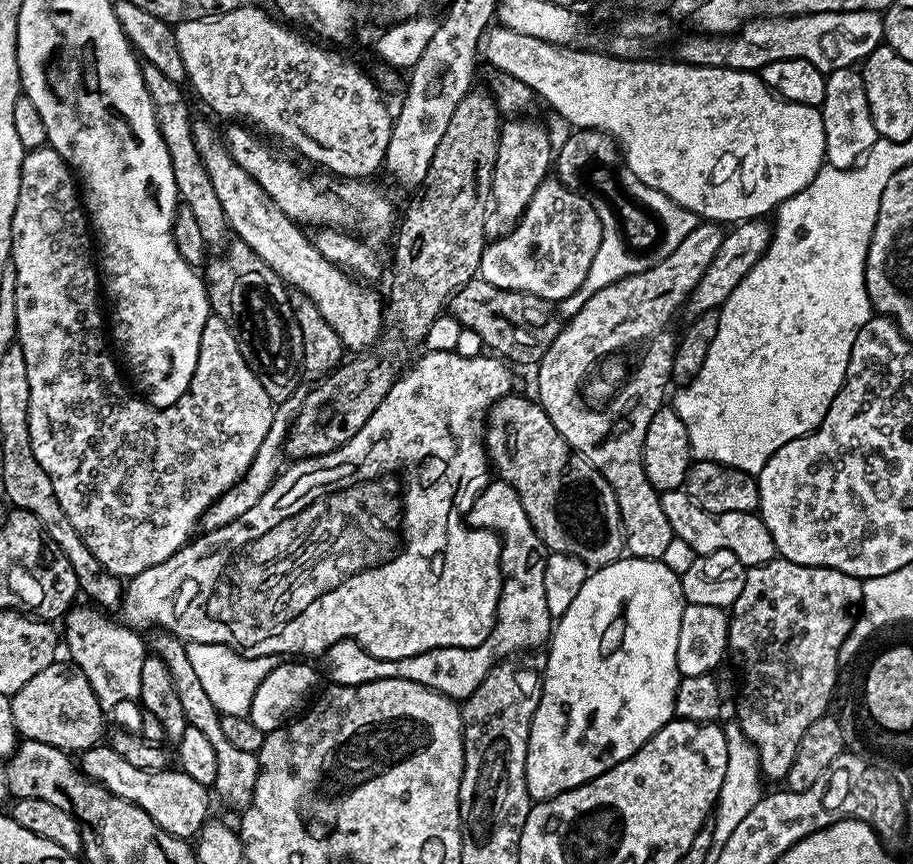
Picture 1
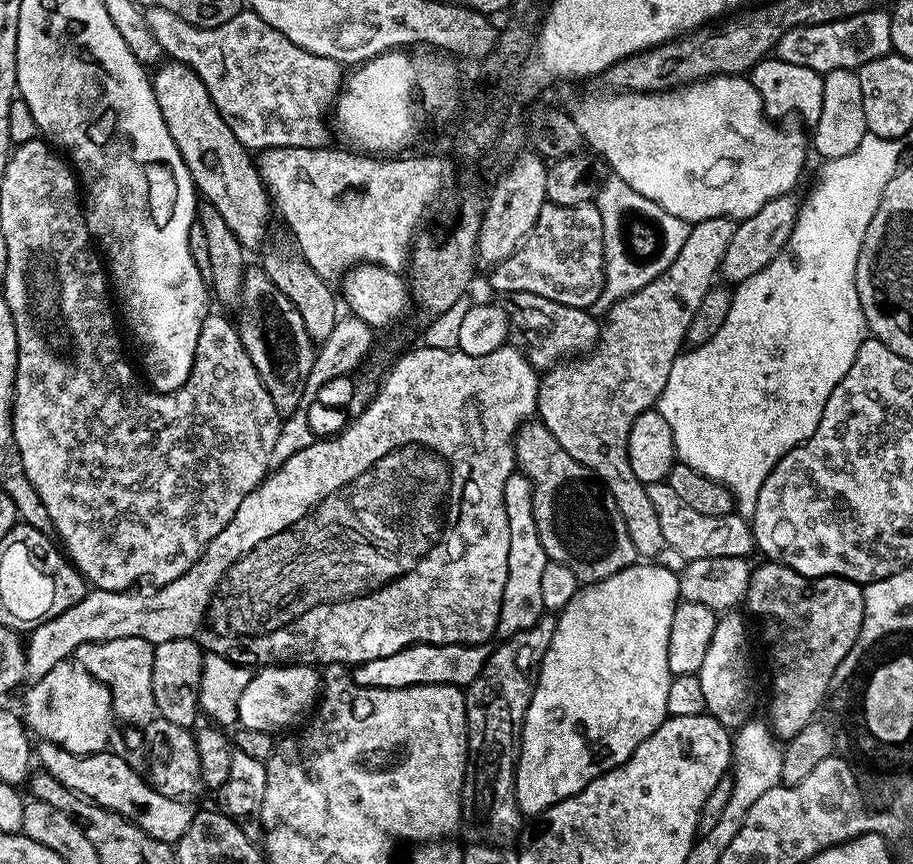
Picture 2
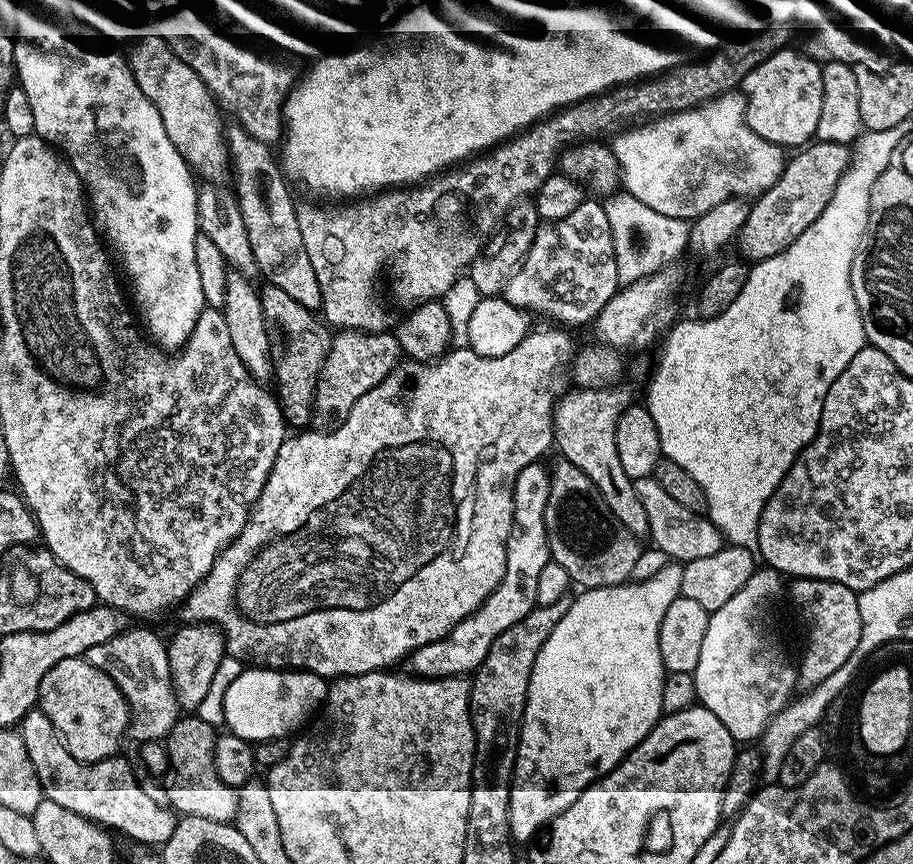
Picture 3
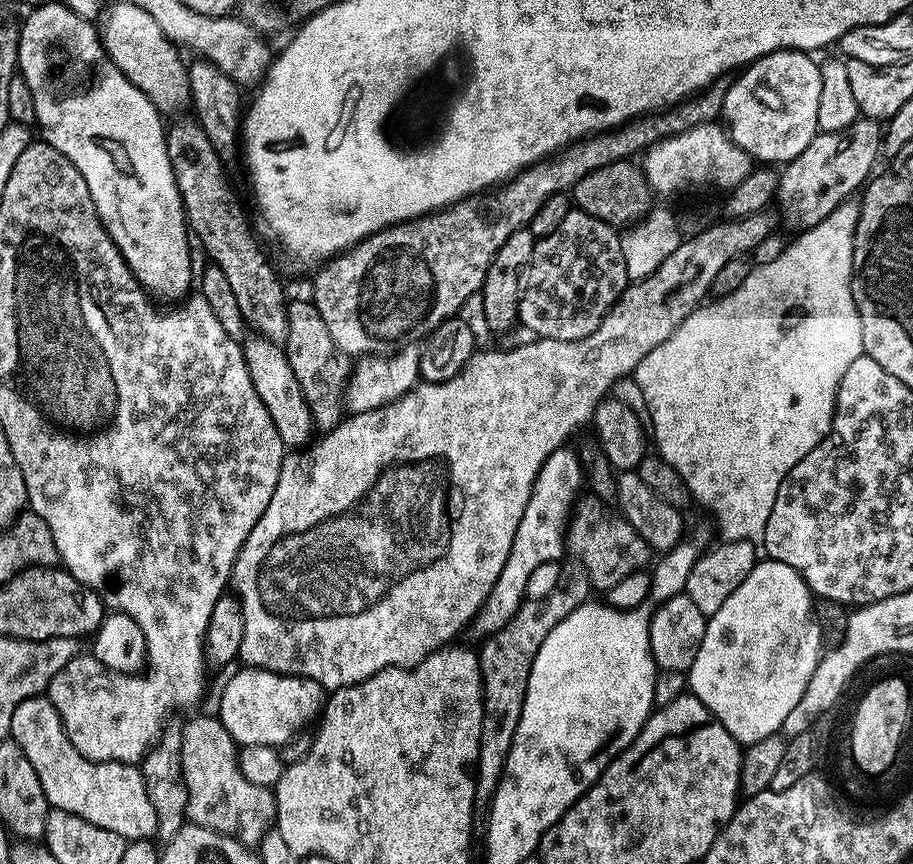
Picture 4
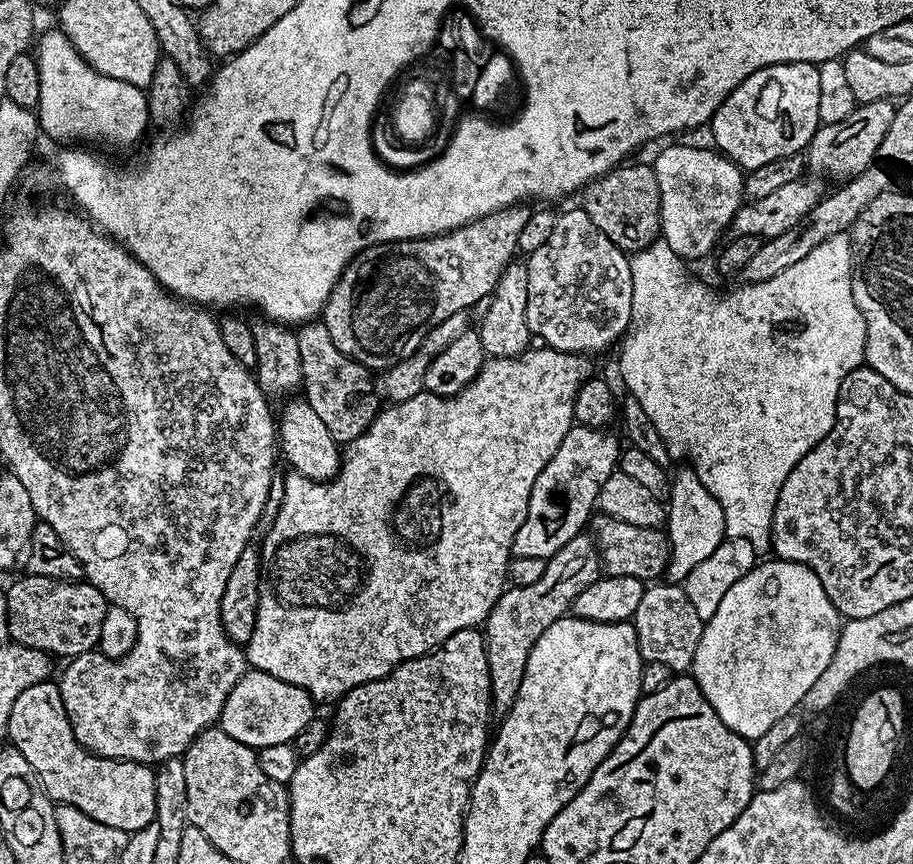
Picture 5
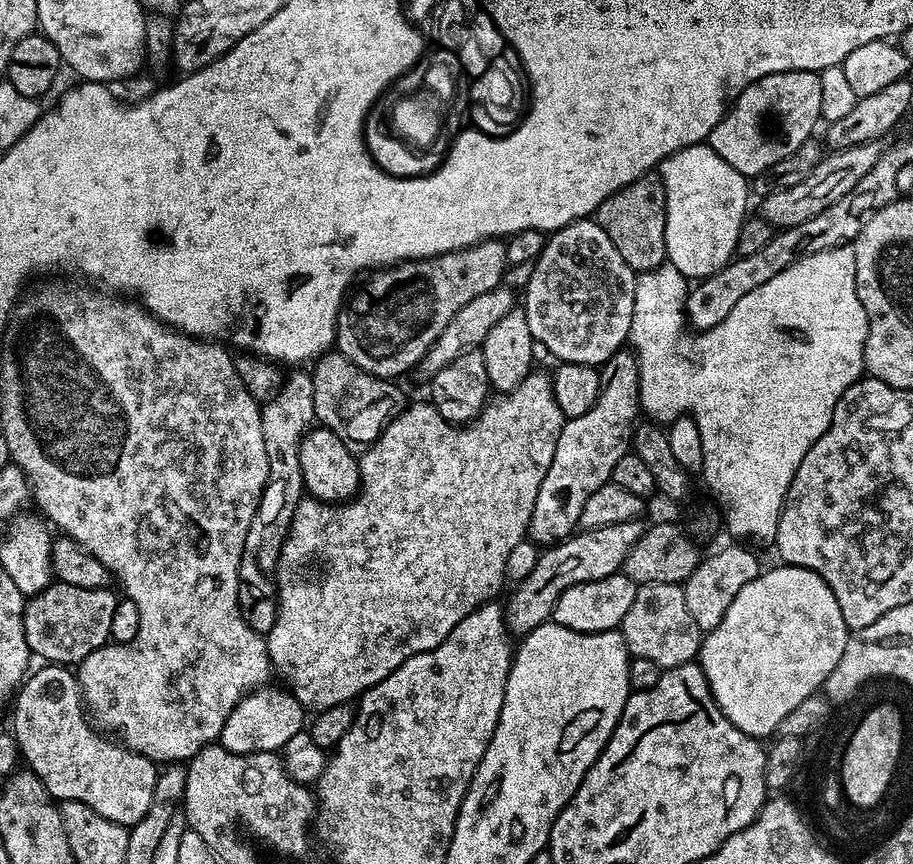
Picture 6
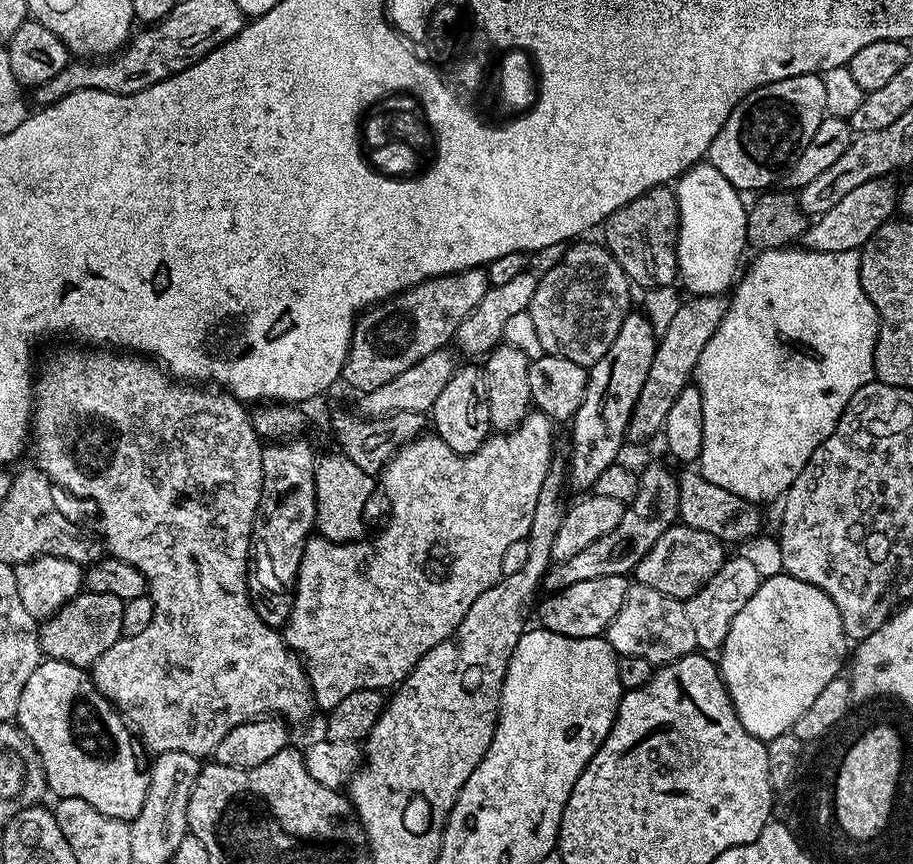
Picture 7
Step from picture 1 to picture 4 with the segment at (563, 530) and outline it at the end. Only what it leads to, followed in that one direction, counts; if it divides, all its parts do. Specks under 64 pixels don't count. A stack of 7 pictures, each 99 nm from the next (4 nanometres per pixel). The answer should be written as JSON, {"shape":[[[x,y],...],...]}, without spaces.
{"shape":[[[595,494],[581,495],[572,505],[572,515],[568,517],[566,552],[583,568],[593,589],[607,590],[618,585],[622,578],[649,567],[650,549],[642,534],[638,534],[638,530],[634,530],[634,526],[630,526],[626,517],[621,516],[611,503]]]}

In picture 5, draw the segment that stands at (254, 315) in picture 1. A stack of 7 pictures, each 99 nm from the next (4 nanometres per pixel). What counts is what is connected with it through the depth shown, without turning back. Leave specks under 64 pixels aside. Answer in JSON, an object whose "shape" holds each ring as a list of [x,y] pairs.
{"shape":[[[319,319],[310,320],[299,325],[296,332],[298,351],[302,358],[303,399],[314,406],[318,418],[334,434],[336,443],[346,446],[354,438],[358,438],[372,424],[372,419],[381,411],[382,400],[372,393],[373,373],[364,364],[351,360],[338,346],[334,346],[334,338],[330,338],[330,330]]]}

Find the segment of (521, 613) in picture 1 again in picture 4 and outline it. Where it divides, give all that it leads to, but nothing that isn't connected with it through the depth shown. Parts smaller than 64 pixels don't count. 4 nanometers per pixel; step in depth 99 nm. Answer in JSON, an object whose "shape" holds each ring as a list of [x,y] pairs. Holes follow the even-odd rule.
{"shape":[[[565,446],[554,450],[554,454],[550,454],[550,458],[546,458],[546,462],[542,466],[542,470],[538,470],[536,481],[532,487],[530,494],[530,502],[526,502],[526,510],[522,514],[522,522],[518,522],[518,530],[514,530],[514,542],[510,546],[510,558],[506,558],[506,566],[502,566],[502,574],[498,574],[498,582],[494,582],[494,590],[490,590],[490,594],[486,598],[486,602],[481,606],[480,613],[477,614],[471,622],[470,632],[478,636],[492,636],[496,628],[506,626],[506,622],[510,622],[510,618],[520,609],[526,599],[526,582],[530,579],[530,574],[534,574],[537,566],[542,566],[542,562],[550,562],[551,560],[559,561],[560,555],[563,557],[566,552],[566,533],[568,530],[568,517],[572,515],[572,505],[576,503],[581,495],[582,485],[586,480],[586,473],[583,464],[580,463],[579,455],[575,451],[571,452],[571,447]],[[488,619],[494,621],[493,625],[486,626],[482,630],[482,624]]]}

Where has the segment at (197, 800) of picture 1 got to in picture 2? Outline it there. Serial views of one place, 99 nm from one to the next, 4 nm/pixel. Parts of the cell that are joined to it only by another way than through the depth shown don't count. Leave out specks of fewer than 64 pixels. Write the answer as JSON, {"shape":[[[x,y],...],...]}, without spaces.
{"shape":[[[40,742],[35,745],[34,756],[39,767],[49,772],[62,786],[77,792],[86,800],[93,800],[111,812],[122,814],[127,820],[138,825],[150,838],[158,838],[158,842],[166,842],[175,846],[186,834],[190,822],[197,814],[195,807],[191,808],[187,799],[175,800],[166,798],[166,794],[158,794],[147,779],[144,780],[127,764],[124,756],[116,756],[111,750],[105,750],[89,756],[75,756],[59,748],[57,744]]]}

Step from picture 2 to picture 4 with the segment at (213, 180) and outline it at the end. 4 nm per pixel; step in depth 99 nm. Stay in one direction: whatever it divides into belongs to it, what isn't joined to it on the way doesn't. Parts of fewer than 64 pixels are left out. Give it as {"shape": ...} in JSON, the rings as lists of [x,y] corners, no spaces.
{"shape":[[[130,2],[112,4],[109,8],[107,5],[103,20],[104,25],[99,25],[98,33],[104,52],[113,60],[114,66],[118,66],[118,70],[122,70],[126,78],[131,80],[134,86],[138,86],[142,94],[146,94],[161,113],[168,114],[171,108],[187,109],[192,98],[188,67],[185,63],[180,64],[181,53],[171,40],[164,38],[162,26],[158,26],[154,18],[146,14],[146,10]]]}

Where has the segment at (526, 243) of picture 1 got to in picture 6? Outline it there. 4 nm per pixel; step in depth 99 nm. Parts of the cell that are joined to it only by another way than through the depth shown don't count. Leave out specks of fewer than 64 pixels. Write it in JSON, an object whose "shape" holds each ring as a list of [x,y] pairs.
{"shape":[[[585,218],[576,220],[573,224],[568,224],[564,228],[557,228],[544,241],[544,249],[542,254],[536,259],[534,274],[530,277],[528,287],[523,289],[522,307],[526,314],[526,322],[530,326],[530,334],[533,341],[537,345],[540,344],[548,352],[553,352],[557,356],[557,361],[566,364],[590,364],[593,366],[603,366],[609,358],[616,352],[621,351],[629,343],[631,334],[631,319],[634,313],[634,292],[637,273],[633,272],[632,267],[625,262],[622,254],[618,254],[618,250],[614,250],[614,242],[610,242],[610,238],[606,238],[606,230],[602,230],[602,226],[596,223],[595,219]]]}

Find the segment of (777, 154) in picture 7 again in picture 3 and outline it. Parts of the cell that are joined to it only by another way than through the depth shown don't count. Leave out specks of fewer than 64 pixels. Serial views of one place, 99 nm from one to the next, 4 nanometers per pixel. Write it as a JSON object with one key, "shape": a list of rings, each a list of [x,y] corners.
{"shape":[[[789,46],[774,53],[758,70],[750,70],[742,85],[742,95],[746,114],[744,121],[758,134],[758,138],[766,138],[766,142],[774,142],[782,149],[796,150],[807,145],[815,137],[818,126],[818,113],[822,110],[822,67],[811,56],[803,51],[795,52]]]}

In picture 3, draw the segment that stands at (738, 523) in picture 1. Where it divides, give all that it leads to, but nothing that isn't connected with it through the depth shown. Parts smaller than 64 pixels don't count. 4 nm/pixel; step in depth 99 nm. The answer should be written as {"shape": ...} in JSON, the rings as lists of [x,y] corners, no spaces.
{"shape":[[[647,476],[635,481],[636,493],[642,502],[643,509],[646,510],[646,519],[650,522],[648,536],[651,543],[658,550],[665,551],[672,562],[687,562],[694,558],[706,558],[710,554],[718,554],[720,548],[725,547],[724,535],[714,526],[714,522],[709,520],[707,515],[686,510],[686,506],[674,502],[662,486],[652,476]]]}

